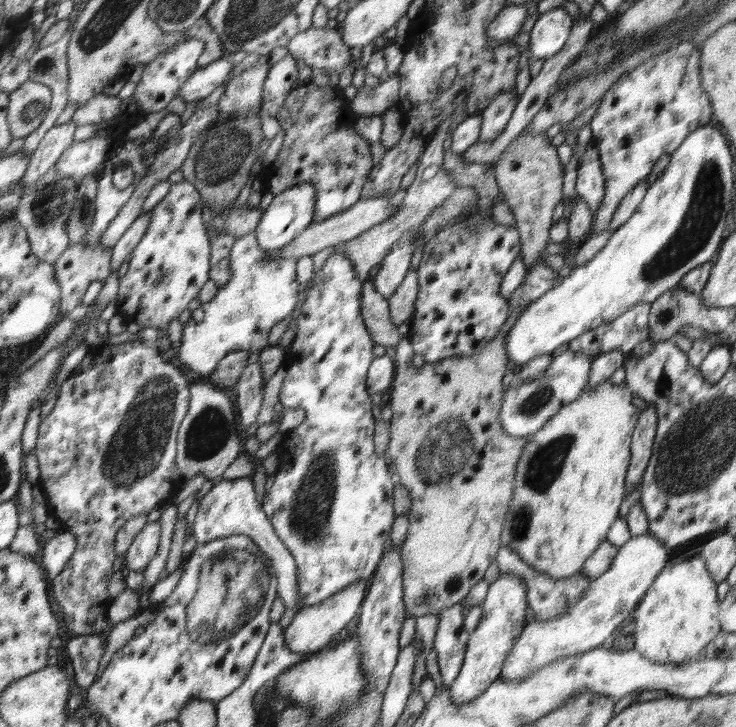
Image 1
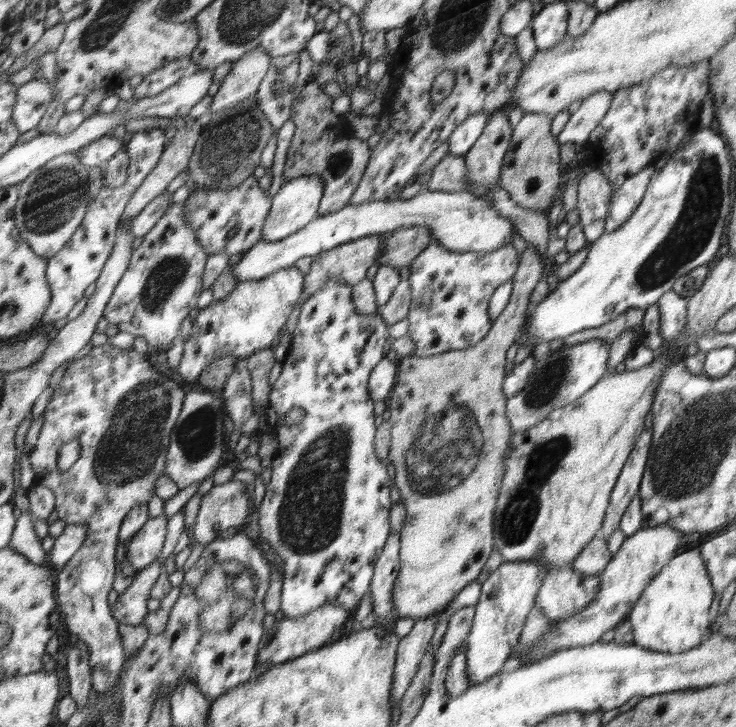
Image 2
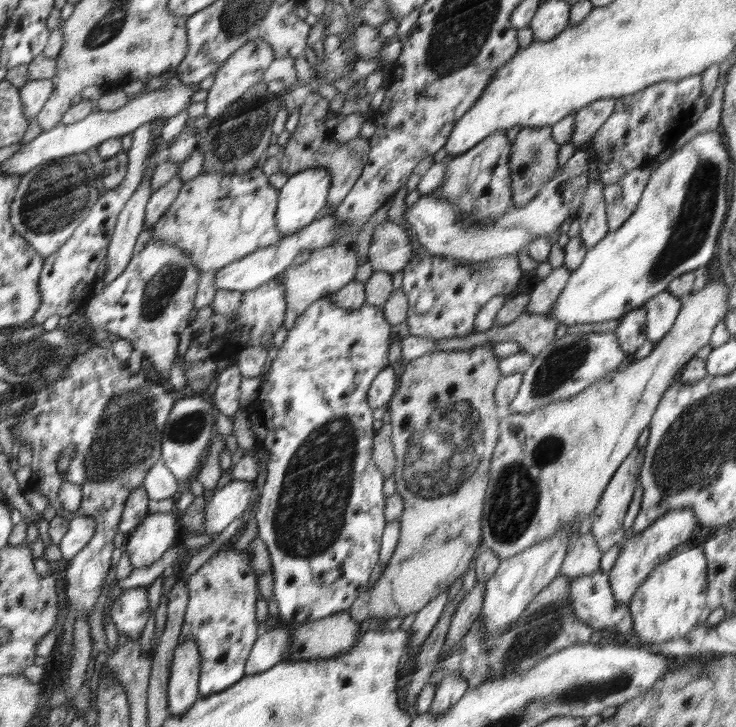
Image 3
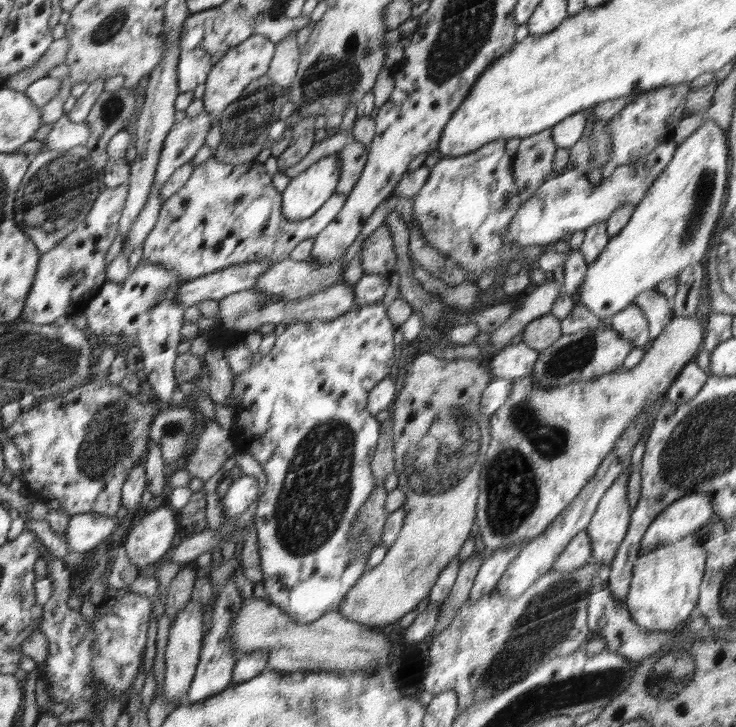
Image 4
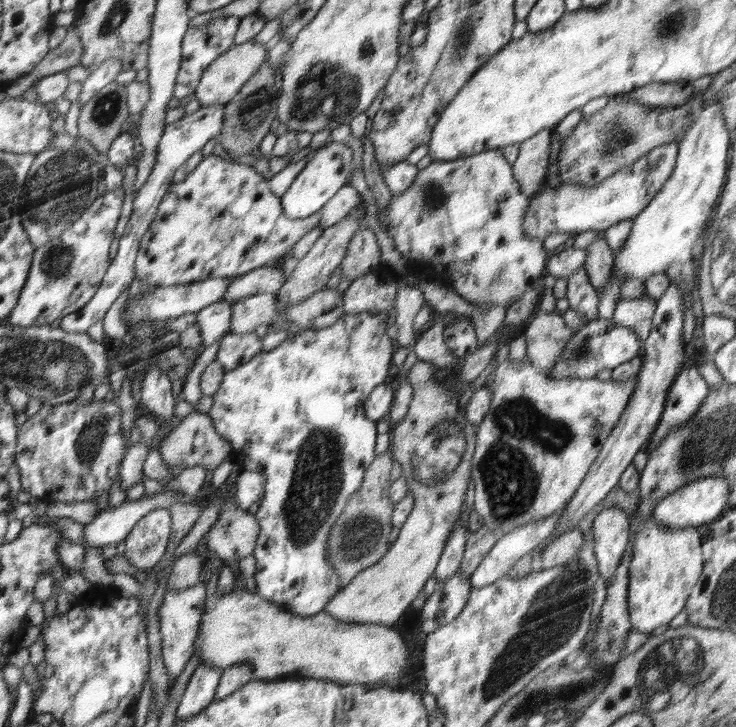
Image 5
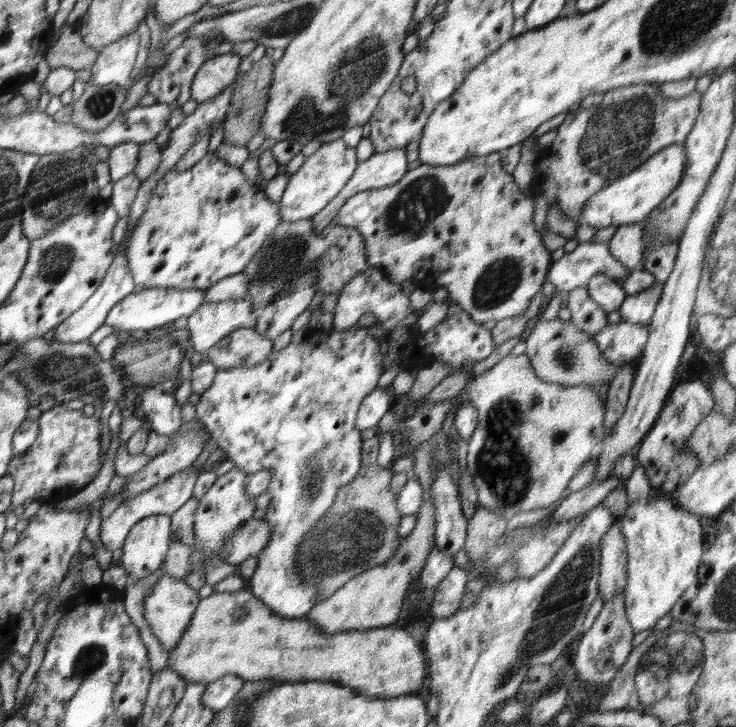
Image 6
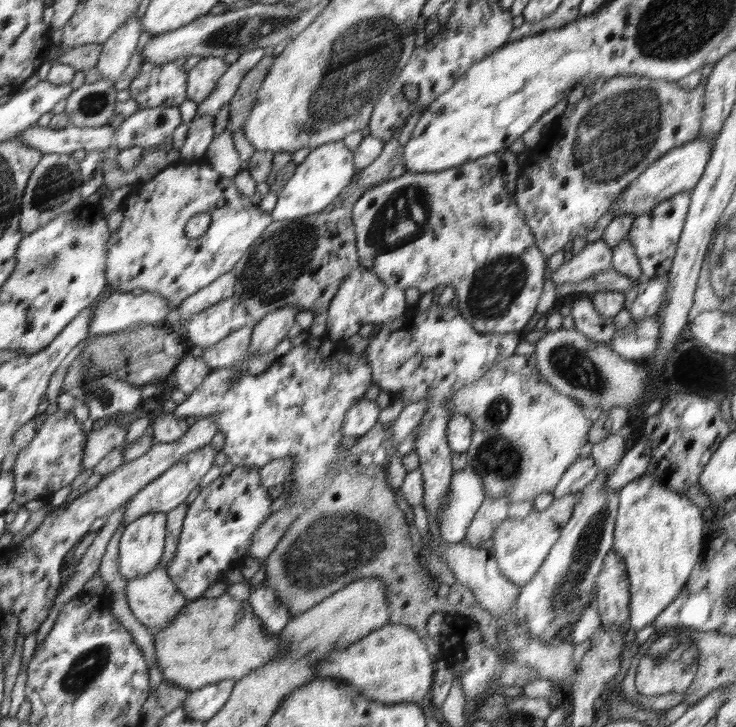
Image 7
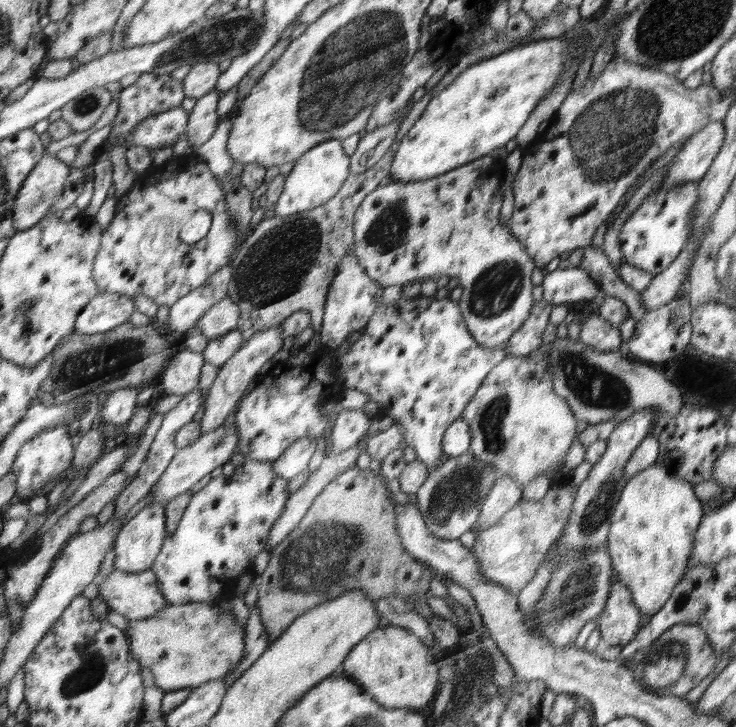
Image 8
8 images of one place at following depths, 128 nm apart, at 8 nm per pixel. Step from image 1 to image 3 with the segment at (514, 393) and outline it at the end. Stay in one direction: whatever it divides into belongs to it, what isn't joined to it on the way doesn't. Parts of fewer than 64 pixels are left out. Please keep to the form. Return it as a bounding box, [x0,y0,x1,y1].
[509,333,626,414]

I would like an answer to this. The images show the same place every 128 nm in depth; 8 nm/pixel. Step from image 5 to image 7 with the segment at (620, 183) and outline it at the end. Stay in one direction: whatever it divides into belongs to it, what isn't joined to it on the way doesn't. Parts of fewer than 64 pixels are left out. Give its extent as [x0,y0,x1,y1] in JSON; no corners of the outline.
[608,136,713,219]

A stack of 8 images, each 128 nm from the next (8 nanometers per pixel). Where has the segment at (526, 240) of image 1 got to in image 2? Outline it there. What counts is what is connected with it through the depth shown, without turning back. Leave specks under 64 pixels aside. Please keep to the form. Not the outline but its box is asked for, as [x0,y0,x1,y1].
[388,111,560,621]

